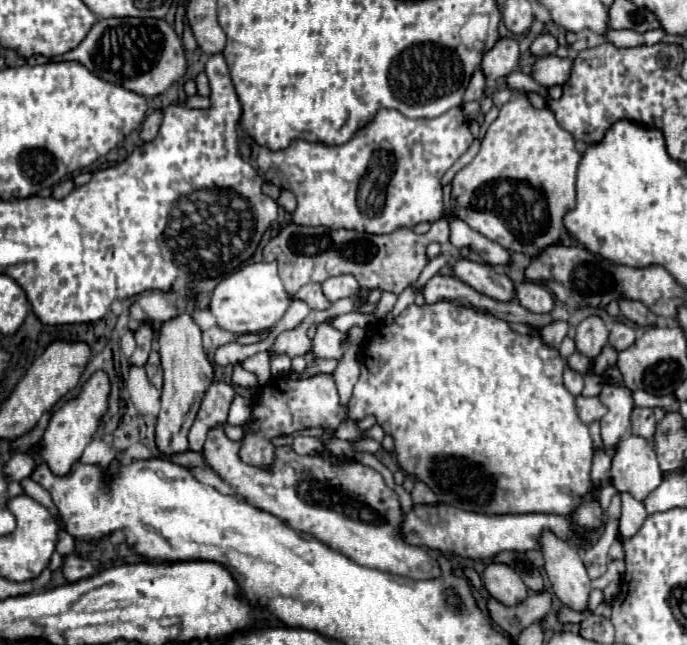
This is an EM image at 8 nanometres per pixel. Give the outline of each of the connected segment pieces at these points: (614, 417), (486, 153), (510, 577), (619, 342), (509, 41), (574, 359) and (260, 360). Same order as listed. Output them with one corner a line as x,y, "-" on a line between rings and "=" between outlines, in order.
605,382
599,400
607,406
607,414
601,418
601,438
607,448
607,454
613,456
615,444
625,436
631,428
631,410
635,408
631,390
625,386
615,386
611,382
=
515,96
515,100
501,106
497,120
487,128
477,156
453,176
451,214
499,246
525,254
527,258
537,258
549,246
559,244
563,216
575,208
575,174
579,160
581,152
573,136
557,124
553,112
547,108
537,110
525,96
=
489,562
483,572
483,584
493,598
507,606
515,606
527,598
527,586
507,564
=
615,322
611,332
609,332
609,346
613,346
617,352
629,348
637,338
637,332
635,328
623,324
623,322
=
499,38
497,44
485,52
481,70
485,78
505,78
519,64
519,46
513,38
=
575,352
575,354
571,354
571,356
567,358
567,366
569,366
571,370
579,372
579,374
587,374
587,372
589,372
589,364
591,364
591,360
589,360
587,356
579,354
579,352
=
257,352
255,356
247,358
241,362
243,368
251,374
257,376
259,386
265,386
267,380
271,380
271,370
269,370
269,352

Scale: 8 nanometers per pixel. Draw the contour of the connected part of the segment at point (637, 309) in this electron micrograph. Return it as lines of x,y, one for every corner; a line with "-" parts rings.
623,300
623,302
619,302
619,306
621,306
621,314
627,320
635,322
637,326
653,326
655,320
657,320
657,316
645,304
641,304
641,302

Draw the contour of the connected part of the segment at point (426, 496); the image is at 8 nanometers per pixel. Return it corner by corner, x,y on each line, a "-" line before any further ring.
415,482
411,498
413,498
413,504
435,504
437,502
437,496
423,482

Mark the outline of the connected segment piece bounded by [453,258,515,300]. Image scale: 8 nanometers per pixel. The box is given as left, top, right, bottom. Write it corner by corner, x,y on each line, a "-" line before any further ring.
459,258
453,262
453,276
495,300
513,300
515,296
515,284
505,274
495,272
487,264

